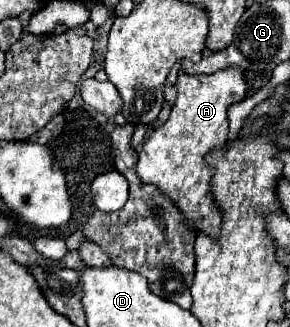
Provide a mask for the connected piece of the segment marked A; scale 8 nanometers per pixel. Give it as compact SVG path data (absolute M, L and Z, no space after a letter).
M229 66L225 70L213 72L213 74L187 74L183 70L179 70L179 78L177 78L177 102L171 108L171 116L169 120L159 126L157 130L151 132L151 136L143 142L143 148L139 152L139 162L137 162L137 174L145 184L153 184L157 188L161 188L175 204L179 204L179 210L191 220L195 222L195 228L199 228L199 205L209 205L211 212L217 212L210 217L201 221L200 230L207 236L211 236L213 240L219 238L221 231L222 213L211 195L211 176L213 176L213 168L205 162L205 154L211 150L217 150L225 144L227 134L229 134L229 120L227 120L227 110L231 104L241 102L247 96L247 82L245 82L245 70L239 66Z

